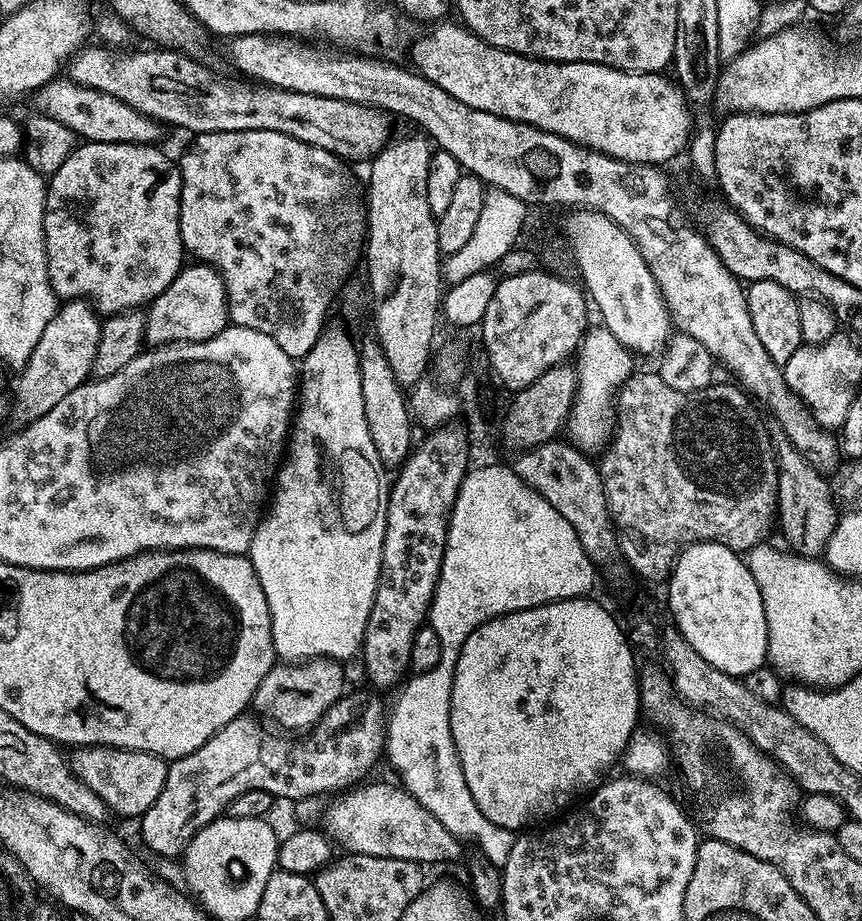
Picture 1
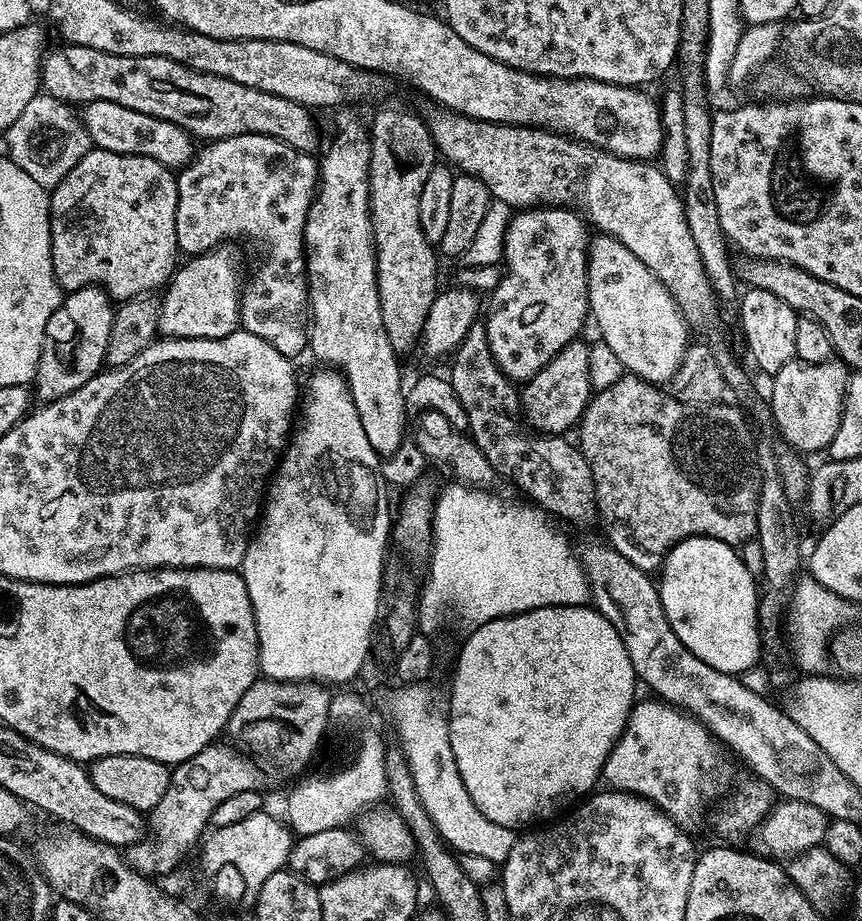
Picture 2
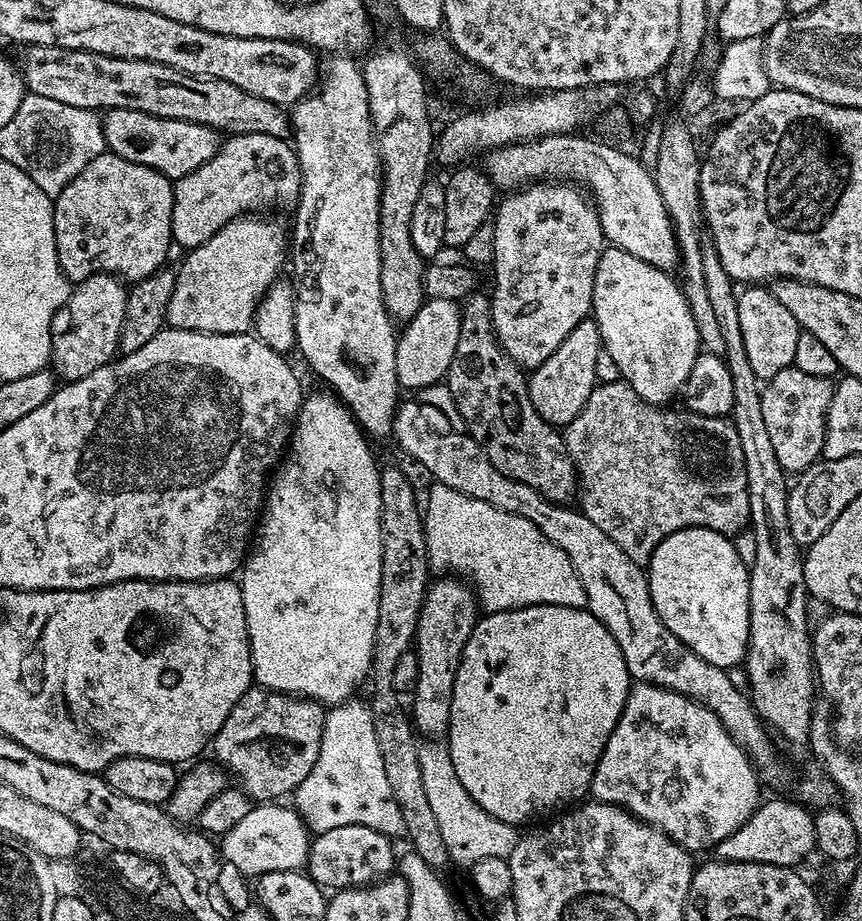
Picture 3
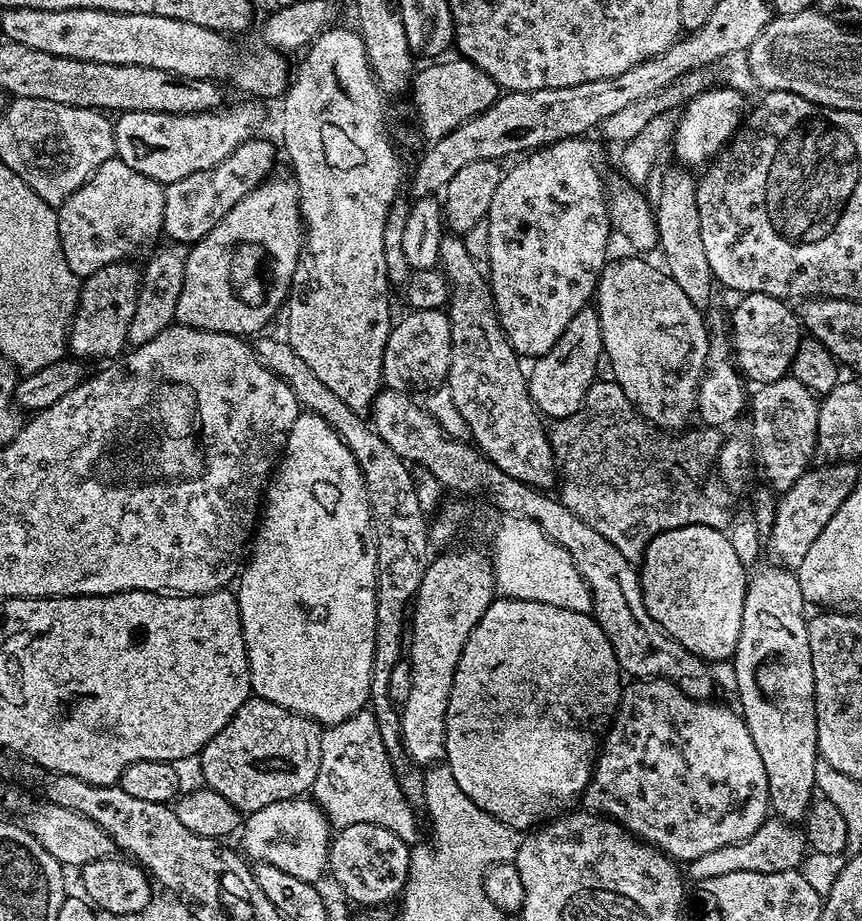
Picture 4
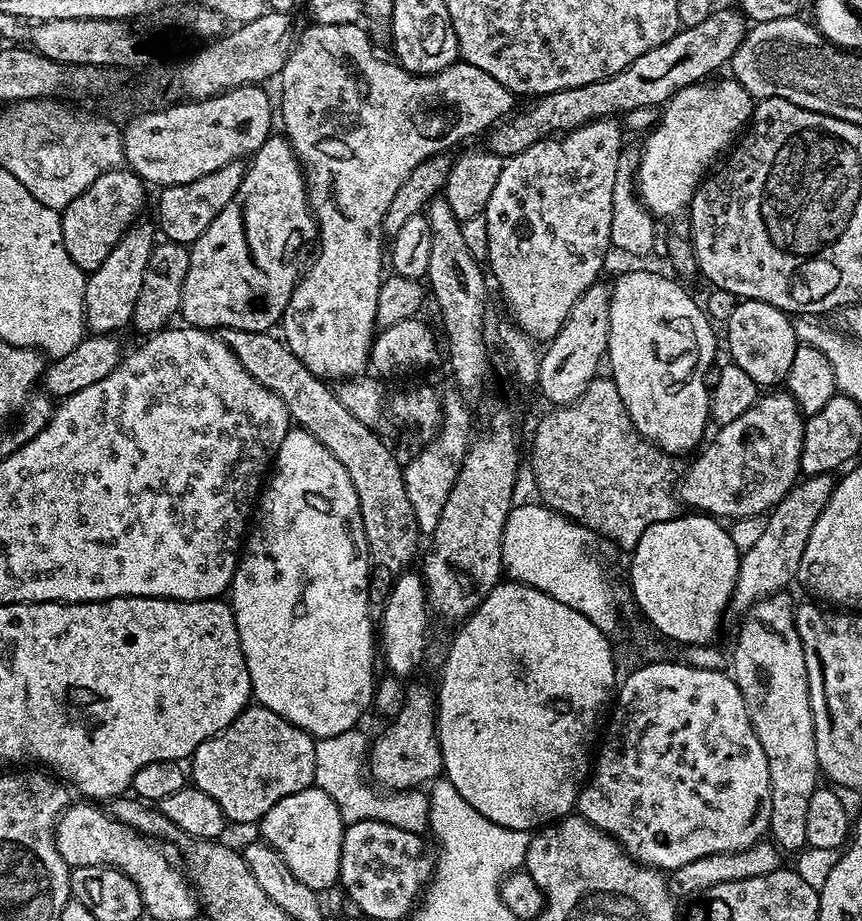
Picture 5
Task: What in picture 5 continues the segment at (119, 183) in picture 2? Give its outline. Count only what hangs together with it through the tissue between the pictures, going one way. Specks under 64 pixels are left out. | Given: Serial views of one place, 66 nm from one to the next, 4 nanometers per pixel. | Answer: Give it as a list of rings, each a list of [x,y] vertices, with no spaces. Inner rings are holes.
[[[113,170],[104,172],[86,191],[78,194],[70,206],[62,210],[62,238],[66,254],[85,273],[92,273],[95,268],[106,262],[109,252],[120,243],[125,233],[133,227],[136,215],[144,208],[145,181],[131,170]]]

